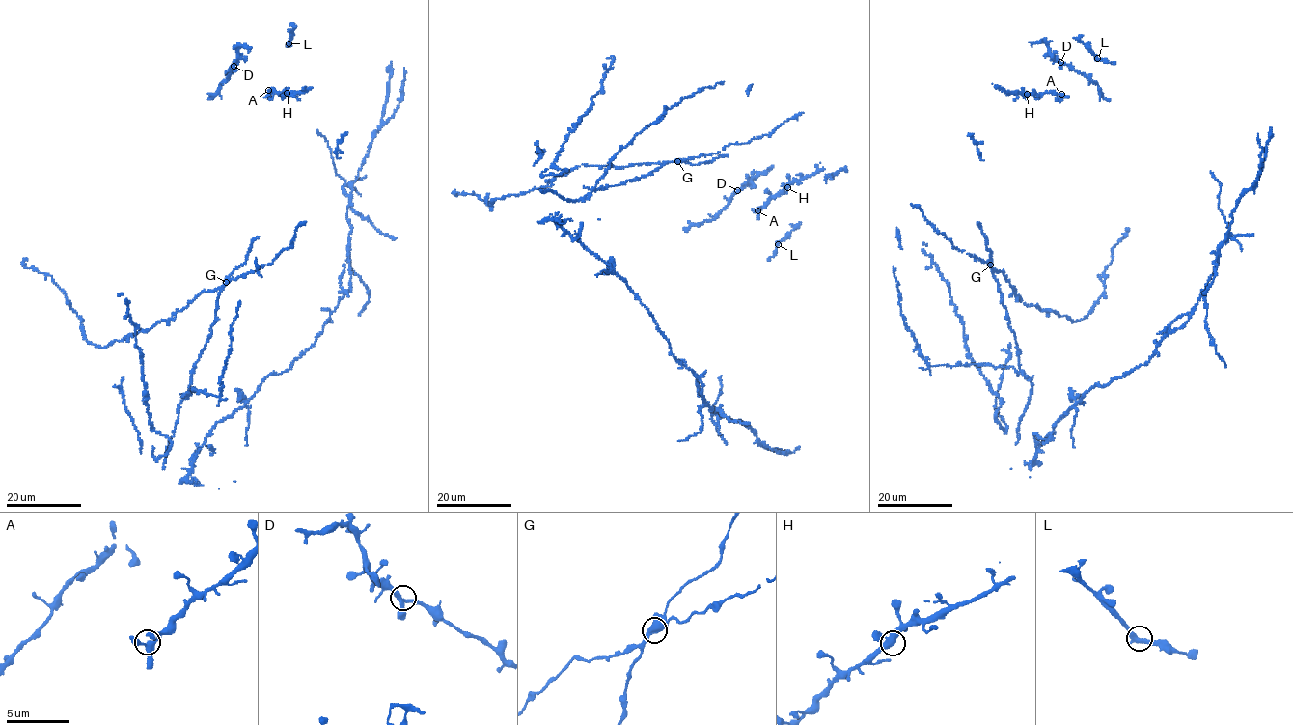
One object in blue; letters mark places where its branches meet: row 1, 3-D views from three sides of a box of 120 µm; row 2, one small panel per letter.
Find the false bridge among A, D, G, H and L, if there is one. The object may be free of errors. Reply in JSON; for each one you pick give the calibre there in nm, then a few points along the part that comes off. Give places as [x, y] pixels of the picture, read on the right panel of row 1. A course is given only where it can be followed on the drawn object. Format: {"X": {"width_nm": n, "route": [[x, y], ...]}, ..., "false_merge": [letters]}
{"G": {"width_nm": 550}, "false_merge": ["G"]}

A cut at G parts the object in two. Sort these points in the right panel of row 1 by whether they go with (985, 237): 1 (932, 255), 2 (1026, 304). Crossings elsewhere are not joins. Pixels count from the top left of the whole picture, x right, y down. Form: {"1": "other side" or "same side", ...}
{"1": "same side", "2": "other side"}

